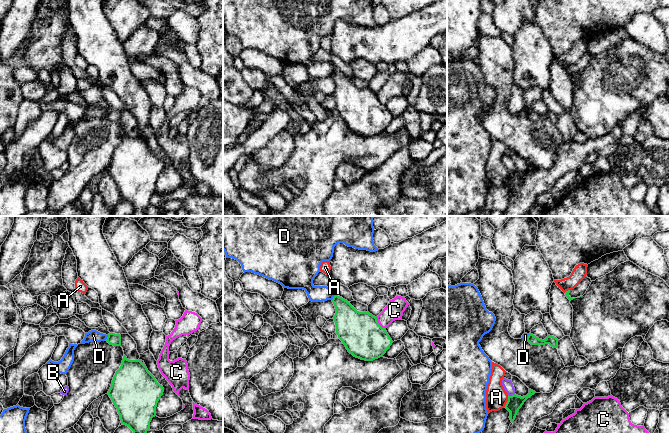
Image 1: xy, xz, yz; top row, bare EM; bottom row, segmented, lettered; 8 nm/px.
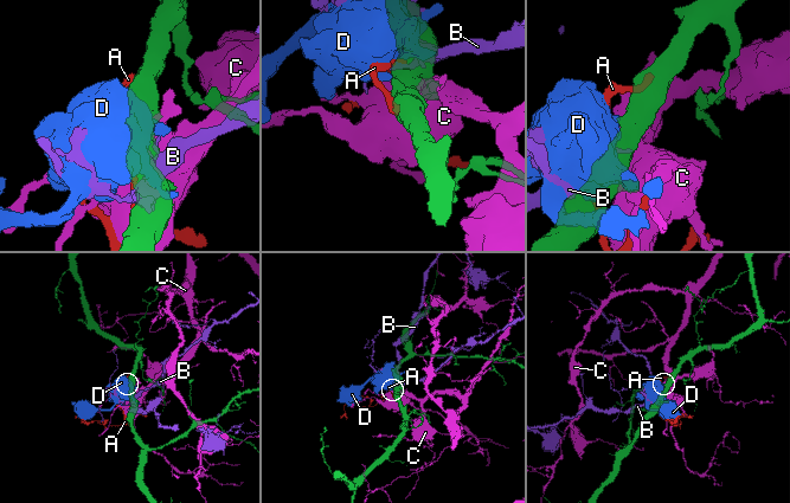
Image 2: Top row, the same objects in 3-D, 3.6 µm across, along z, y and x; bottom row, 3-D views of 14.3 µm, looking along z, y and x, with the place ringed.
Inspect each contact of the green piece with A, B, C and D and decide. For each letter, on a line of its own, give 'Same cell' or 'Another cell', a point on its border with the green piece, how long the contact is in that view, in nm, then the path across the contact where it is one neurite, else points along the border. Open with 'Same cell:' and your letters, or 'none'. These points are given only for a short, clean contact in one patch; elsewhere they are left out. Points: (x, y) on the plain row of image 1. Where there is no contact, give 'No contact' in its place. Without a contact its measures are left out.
Same cell: none
A: Another cell. Touches green at yz (507, 178). Shared border 100 nm
B: Another cell. Touches green at yz (512, 171). Shared border 60 nm
C: Another cell. Touches green at xz (378, 100). Shared border 130 nm
D: Another cell. Touches green at xy (107, 113). Shared border 50 nm. Boundary: xy (108, 111), (105, 115)

